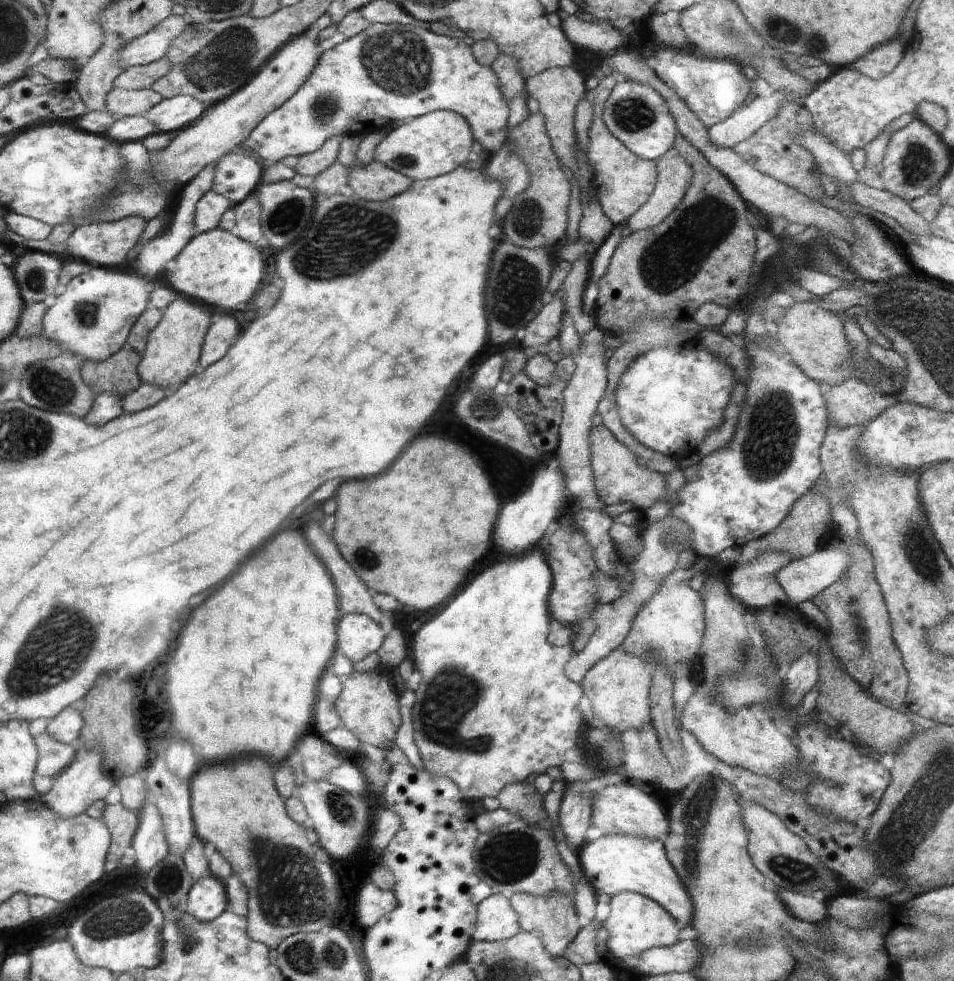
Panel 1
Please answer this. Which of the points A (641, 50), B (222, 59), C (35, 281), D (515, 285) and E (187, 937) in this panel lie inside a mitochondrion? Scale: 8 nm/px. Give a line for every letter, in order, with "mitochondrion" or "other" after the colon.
A: other
B: mitochondrion
C: mitochondrion
D: mitochondrion
E: mitochondrion

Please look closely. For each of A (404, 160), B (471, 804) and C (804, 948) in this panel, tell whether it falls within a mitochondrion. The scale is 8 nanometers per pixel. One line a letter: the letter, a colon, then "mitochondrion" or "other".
A: mitochondrion
B: other
C: other

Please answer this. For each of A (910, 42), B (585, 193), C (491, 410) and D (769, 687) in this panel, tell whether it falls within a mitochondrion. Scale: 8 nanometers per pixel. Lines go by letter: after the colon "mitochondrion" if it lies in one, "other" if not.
A: other
B: other
C: mitochondrion
D: mitochondrion

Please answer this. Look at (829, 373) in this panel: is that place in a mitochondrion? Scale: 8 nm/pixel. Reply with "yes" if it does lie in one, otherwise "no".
no

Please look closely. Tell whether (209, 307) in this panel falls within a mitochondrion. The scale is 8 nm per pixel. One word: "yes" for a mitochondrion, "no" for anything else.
no

